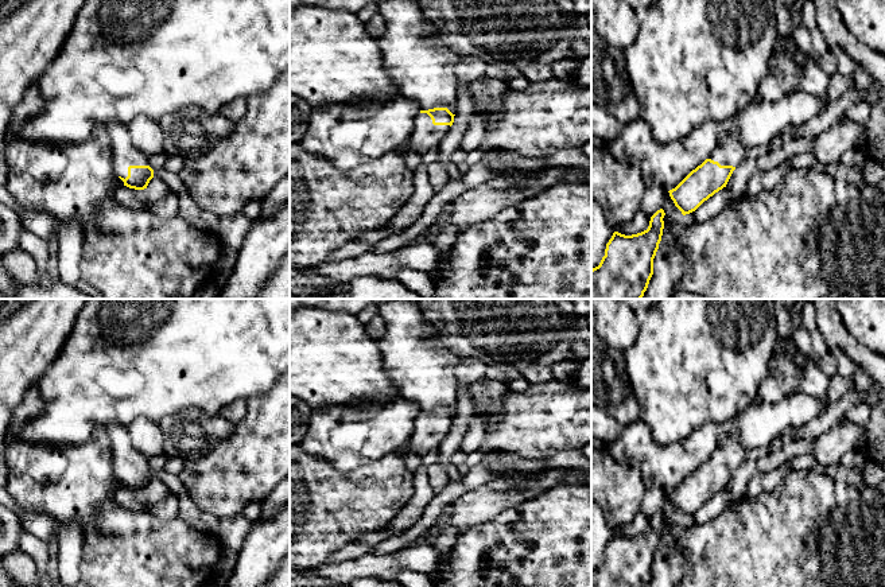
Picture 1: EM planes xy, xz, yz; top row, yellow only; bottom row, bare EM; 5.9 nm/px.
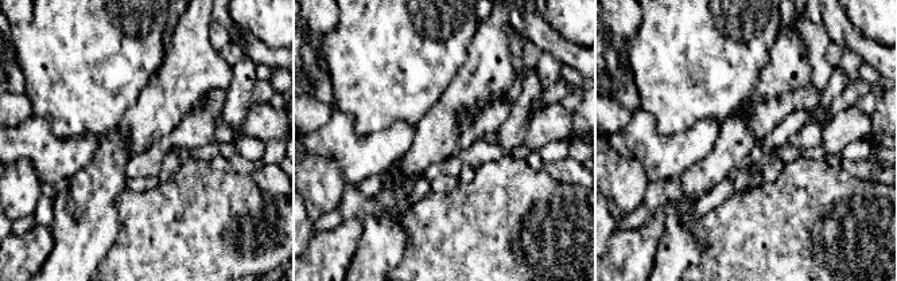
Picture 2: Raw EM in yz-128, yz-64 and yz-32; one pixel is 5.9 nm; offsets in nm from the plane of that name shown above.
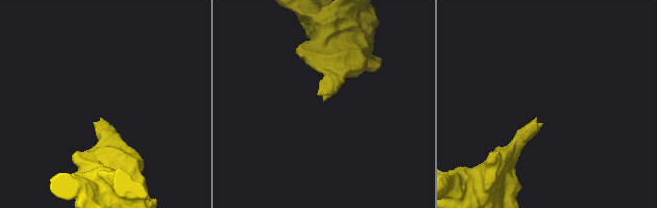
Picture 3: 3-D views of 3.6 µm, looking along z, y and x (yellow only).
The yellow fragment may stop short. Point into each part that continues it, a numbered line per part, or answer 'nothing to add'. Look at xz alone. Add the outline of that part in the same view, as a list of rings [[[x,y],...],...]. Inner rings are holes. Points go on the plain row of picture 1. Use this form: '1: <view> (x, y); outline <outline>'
1: xz (426, 436); outline [[[419,415],[415,420],[414,434],[409,439],[409,444],[415,454],[424,456],[432,448],[439,447],[450,429],[450,427],[434,427],[427,415]]]

